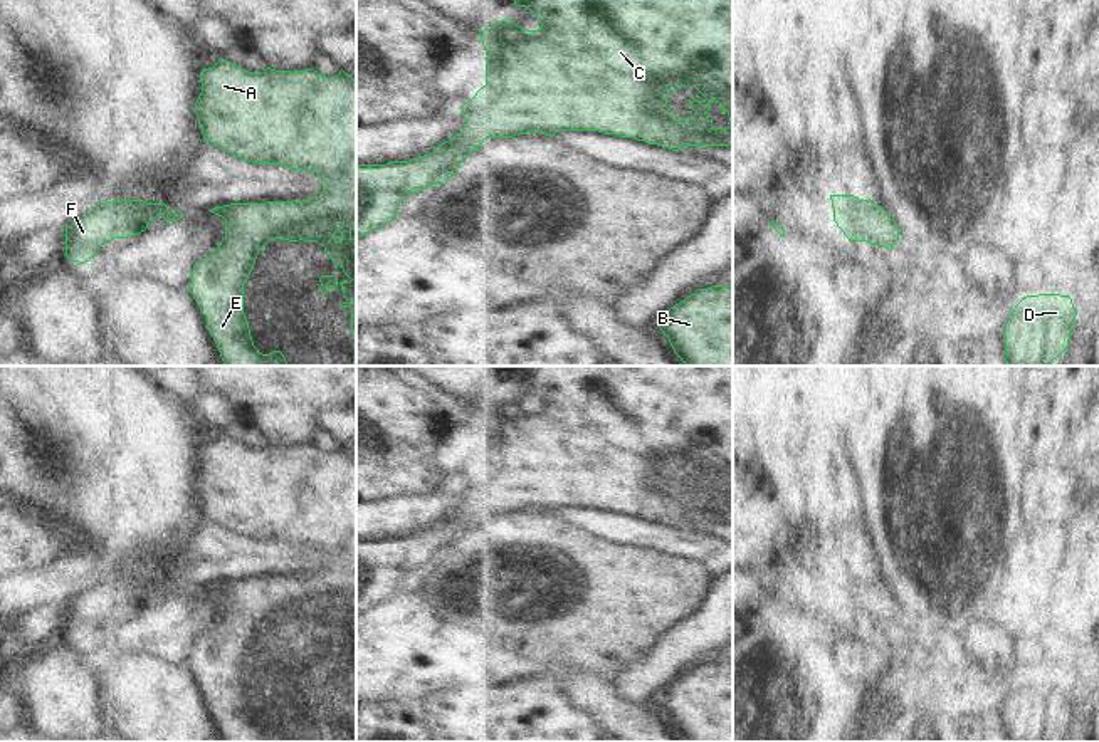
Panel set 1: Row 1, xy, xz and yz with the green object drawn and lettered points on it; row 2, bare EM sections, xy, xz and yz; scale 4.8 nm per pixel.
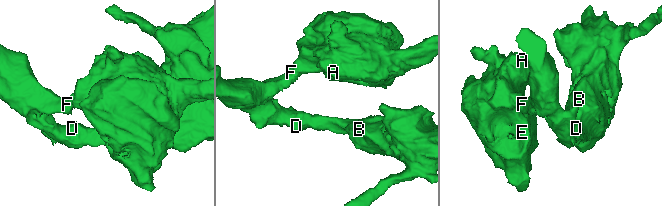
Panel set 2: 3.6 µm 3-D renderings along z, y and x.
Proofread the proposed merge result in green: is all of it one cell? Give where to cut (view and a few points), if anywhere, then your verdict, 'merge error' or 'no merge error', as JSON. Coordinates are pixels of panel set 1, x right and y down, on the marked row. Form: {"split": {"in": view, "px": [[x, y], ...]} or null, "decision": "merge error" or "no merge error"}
{"split": null, "decision": "no merge error"}

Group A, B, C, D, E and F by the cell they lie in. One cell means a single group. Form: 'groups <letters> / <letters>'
groups A B C D E F

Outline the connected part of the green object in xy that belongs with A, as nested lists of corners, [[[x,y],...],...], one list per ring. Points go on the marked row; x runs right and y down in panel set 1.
[[[225,59],[200,72],[202,92],[193,112],[198,118],[203,141],[212,141],[235,158],[257,165],[281,165],[291,170],[304,170],[321,178],[323,193],[302,201],[266,201],[266,203],[230,203],[215,206],[210,212],[225,220],[225,238],[218,248],[202,259],[192,270],[188,290],[193,294],[207,327],[213,337],[225,366],[289,366],[281,351],[262,354],[252,341],[249,322],[244,314],[244,282],[249,279],[255,259],[271,240],[318,242],[329,259],[351,279],[338,282],[336,275],[319,279],[323,294],[331,287],[341,287],[346,300],[341,307],[351,309],[351,334],[356,336],[356,81],[343,69],[338,76],[326,77],[314,71],[276,71],[249,72]]]

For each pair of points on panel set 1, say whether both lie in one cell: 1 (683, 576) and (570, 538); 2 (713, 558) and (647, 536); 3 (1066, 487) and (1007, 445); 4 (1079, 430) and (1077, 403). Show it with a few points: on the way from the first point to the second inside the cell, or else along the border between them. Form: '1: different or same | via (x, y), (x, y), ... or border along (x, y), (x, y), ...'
1: same | via (654, 576), (609, 576), (599, 566)
2: same | via (696, 544), (664, 538)
3: different | border along (1029, 422), (1032, 447), (1022, 501)
4: same | via (1079, 423), (1079, 410)

